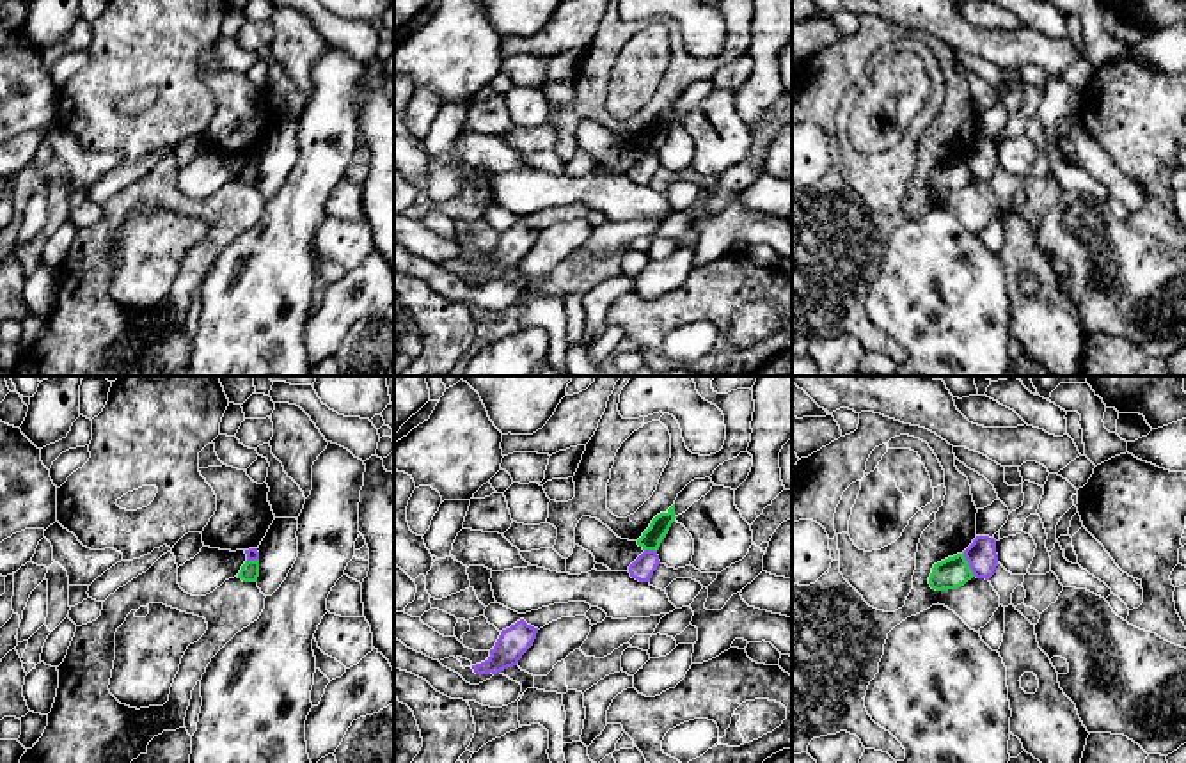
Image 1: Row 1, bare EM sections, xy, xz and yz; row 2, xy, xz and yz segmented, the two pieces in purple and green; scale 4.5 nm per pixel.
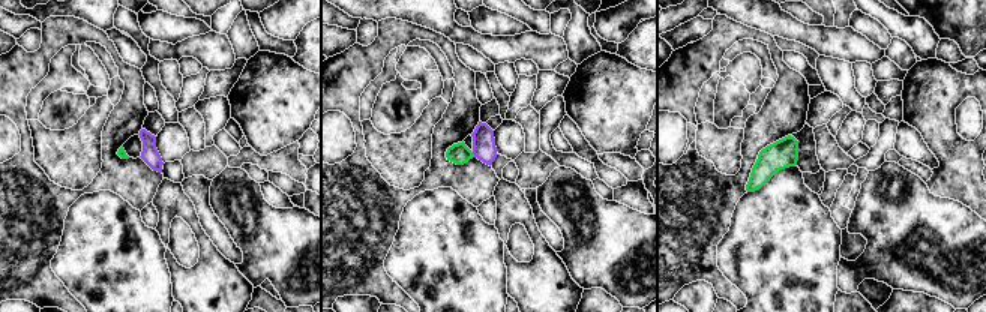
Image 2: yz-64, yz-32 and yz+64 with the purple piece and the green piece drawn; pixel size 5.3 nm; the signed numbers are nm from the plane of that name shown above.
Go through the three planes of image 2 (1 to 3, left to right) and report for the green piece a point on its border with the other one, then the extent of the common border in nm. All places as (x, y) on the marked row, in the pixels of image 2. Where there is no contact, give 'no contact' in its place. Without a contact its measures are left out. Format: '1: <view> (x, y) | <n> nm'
1: no contact
2: yz-32 (473, 153) | 40 nm
3: no contact

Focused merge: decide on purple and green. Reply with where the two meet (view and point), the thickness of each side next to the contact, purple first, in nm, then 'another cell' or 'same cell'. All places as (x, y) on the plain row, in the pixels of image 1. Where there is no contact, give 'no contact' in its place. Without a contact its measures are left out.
meets purple in yz at (968, 165); 140 nm thick on the purple side, 140 nm on the other; another cell

